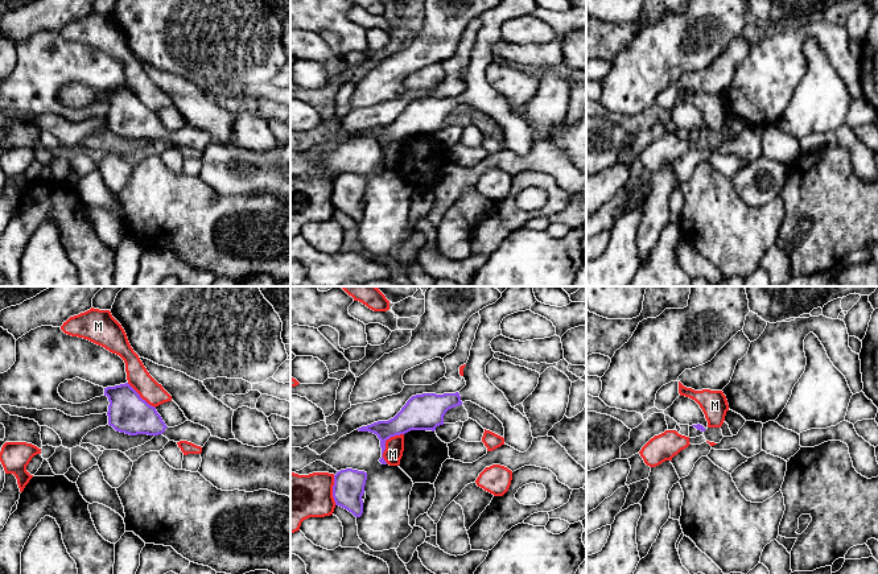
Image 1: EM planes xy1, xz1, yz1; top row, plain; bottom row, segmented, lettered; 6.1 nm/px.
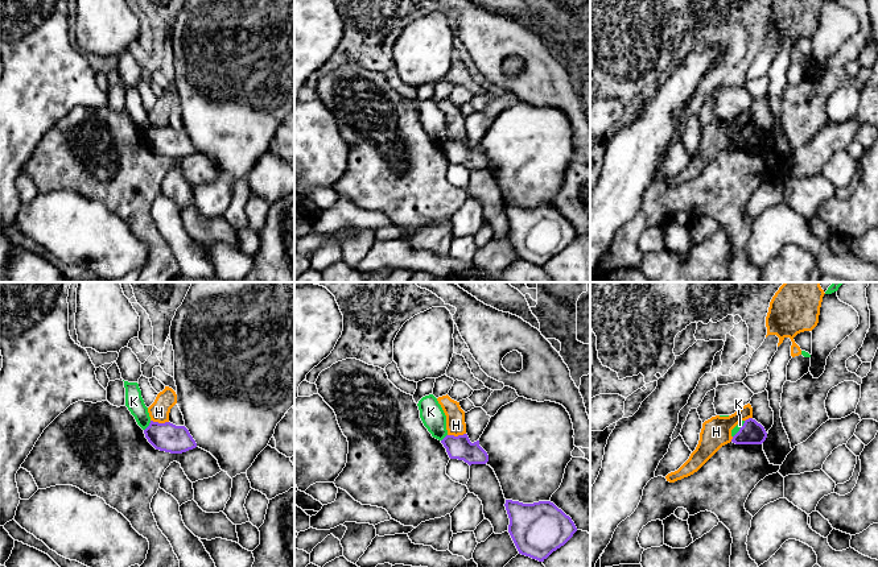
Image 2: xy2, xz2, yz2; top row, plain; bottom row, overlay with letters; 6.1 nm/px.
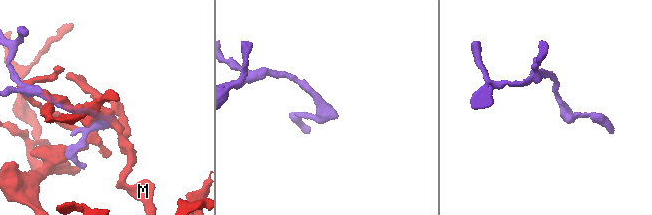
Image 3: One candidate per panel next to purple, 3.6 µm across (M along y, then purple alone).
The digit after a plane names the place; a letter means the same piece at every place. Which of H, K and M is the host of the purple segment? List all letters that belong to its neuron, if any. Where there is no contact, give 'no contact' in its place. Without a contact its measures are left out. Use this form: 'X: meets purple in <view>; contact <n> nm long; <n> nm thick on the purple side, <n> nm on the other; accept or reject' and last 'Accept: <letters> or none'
H: meets purple in xy2; contact 110 nm long; 180 nm thick on the purple side, 130 nm on the other; reject
K: meets purple in xy2; contact 80 nm long; 180 nm thick on the purple side, 110 nm on the other; reject
M: meets purple in xz1; contact 220 nm long; 180 nm thick on the purple side, 120 nm on the other; reject
Accept: none

